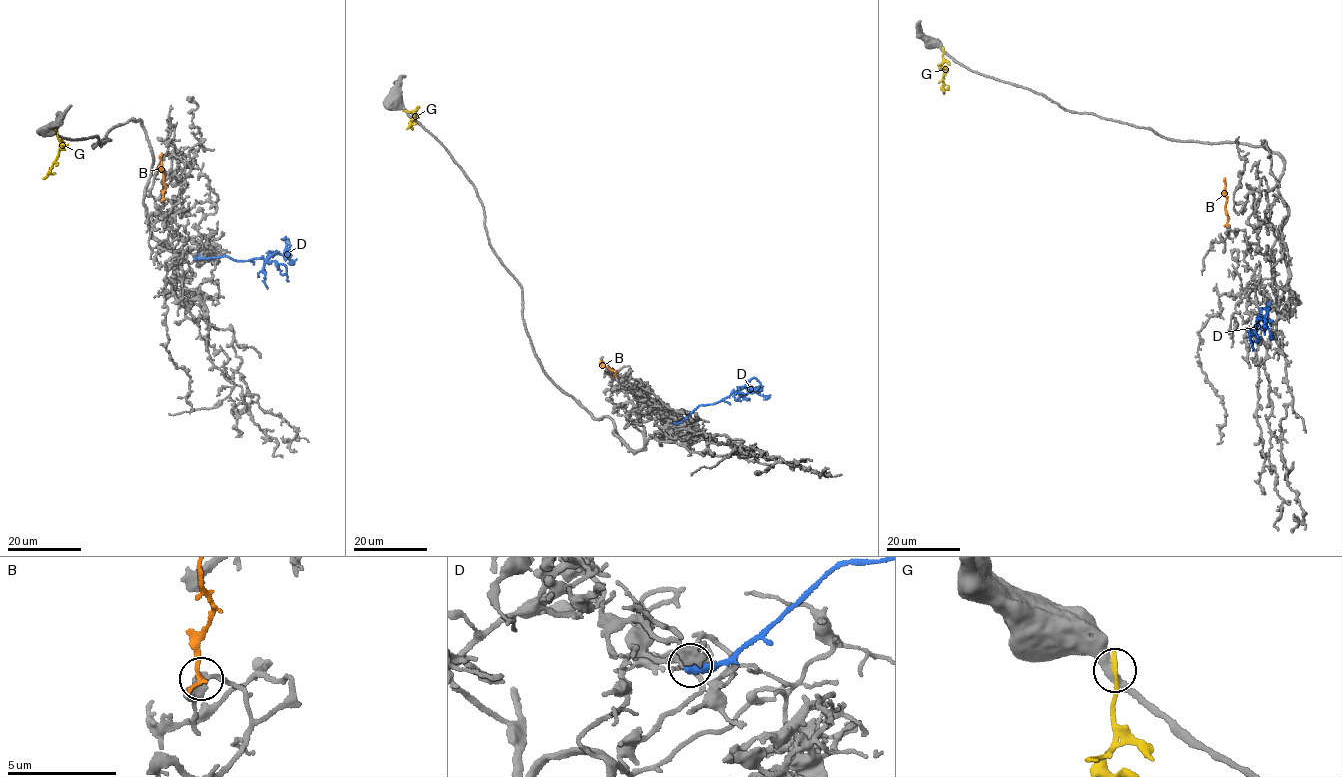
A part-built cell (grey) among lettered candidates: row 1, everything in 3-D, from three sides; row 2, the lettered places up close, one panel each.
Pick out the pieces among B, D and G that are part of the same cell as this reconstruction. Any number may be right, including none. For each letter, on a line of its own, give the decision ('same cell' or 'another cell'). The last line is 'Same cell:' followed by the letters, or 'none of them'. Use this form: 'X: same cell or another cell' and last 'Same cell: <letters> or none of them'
B: same cell
D: another cell
G: another cell
Same cell: B

